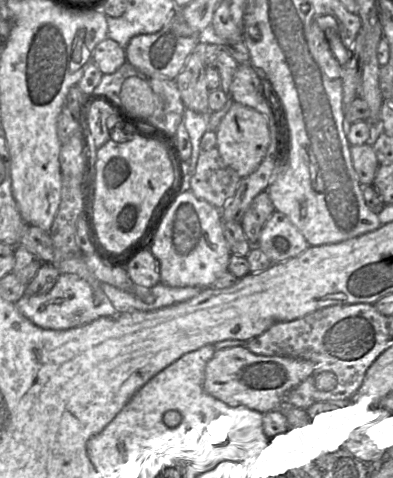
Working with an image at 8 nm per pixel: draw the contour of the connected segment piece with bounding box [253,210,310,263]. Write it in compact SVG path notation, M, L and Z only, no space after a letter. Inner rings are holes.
M275 210L253 246L259 247L272 263L280 263L299 256L310 245L290 219Z

